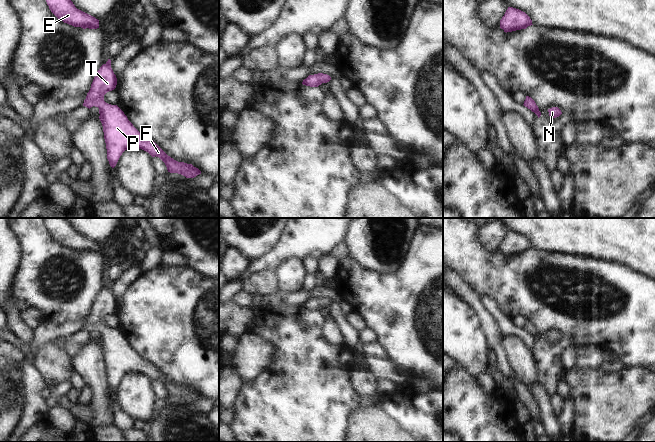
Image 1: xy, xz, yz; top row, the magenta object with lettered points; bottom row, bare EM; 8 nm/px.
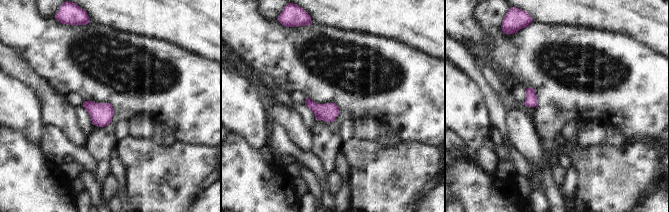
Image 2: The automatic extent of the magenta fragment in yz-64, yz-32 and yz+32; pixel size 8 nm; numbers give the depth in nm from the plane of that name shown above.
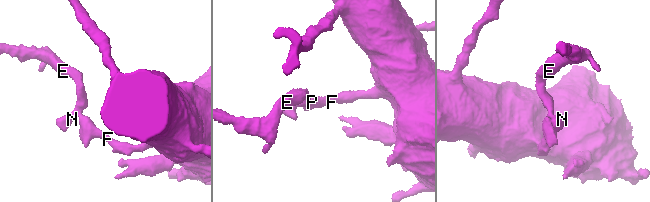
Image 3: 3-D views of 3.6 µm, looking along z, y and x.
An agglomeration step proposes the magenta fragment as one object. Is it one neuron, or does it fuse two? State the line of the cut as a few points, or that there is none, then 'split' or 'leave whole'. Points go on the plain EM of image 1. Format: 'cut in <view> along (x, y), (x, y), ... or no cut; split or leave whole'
no cut; leave whole

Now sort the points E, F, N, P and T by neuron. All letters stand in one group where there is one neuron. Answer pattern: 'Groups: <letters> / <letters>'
Groups: E F N P T

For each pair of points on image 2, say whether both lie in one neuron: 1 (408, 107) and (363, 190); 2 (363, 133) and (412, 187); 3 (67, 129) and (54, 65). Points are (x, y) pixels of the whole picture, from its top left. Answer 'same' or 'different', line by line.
1: different
2: different
3: different

